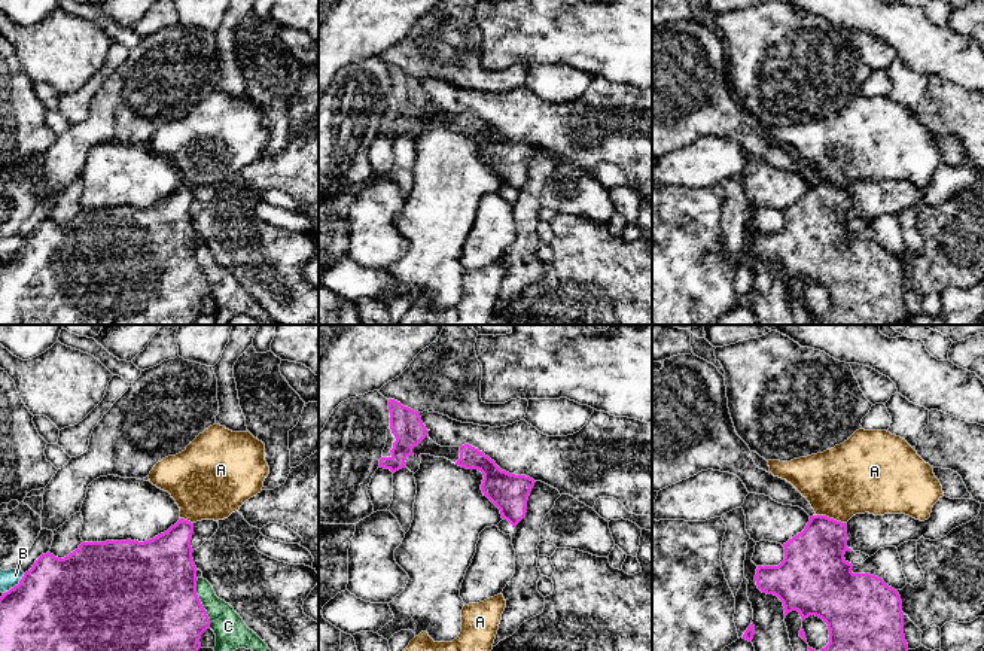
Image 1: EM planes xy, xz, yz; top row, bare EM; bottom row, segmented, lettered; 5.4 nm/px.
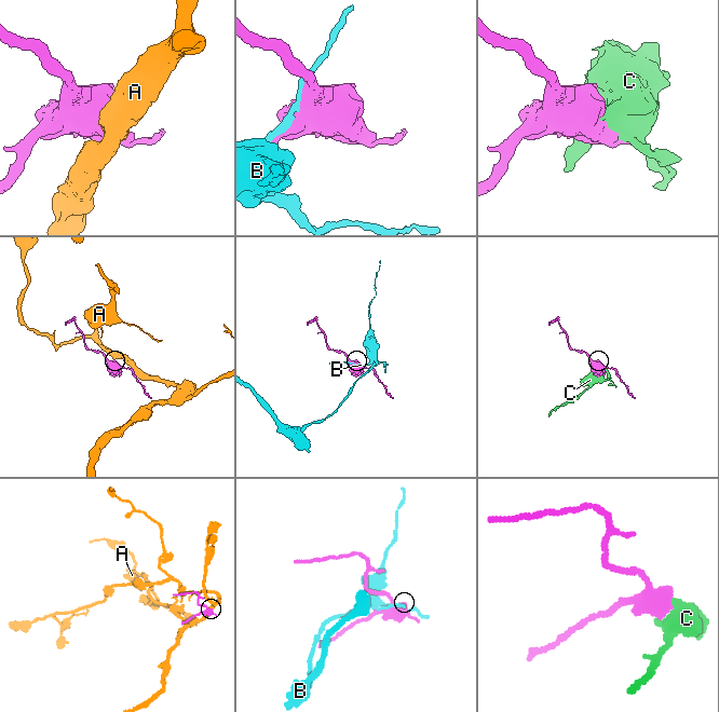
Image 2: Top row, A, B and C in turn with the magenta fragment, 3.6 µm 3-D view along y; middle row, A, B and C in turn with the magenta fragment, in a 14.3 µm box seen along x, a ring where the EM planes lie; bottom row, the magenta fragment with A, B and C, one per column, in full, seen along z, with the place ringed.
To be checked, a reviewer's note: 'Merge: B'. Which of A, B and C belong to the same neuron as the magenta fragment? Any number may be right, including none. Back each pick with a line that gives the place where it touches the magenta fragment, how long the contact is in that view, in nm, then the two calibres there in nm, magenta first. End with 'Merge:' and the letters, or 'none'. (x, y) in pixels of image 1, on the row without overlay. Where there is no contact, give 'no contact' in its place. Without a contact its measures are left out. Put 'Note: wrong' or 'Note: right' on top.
Note: wrong
Merge: none

